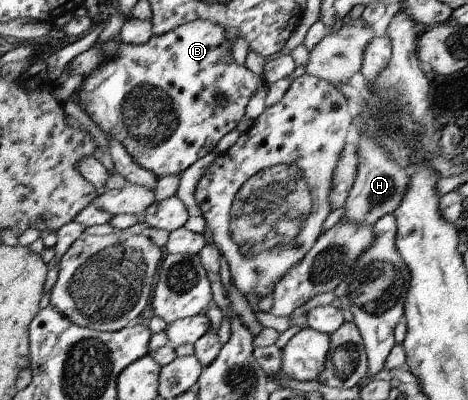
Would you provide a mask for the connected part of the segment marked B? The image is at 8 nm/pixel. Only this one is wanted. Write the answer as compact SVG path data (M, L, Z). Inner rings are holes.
M197 18L189 23L181 24L171 31L166 31L163 35L153 34L150 39L143 44L128 44L121 41L119 37L103 42L100 47L104 55L107 57L103 60L90 74L87 74L80 89L76 88L76 92L72 99L85 109L87 115L94 120L95 125L106 135L107 138L120 141L120 144L126 149L126 152L133 158L136 164L139 164L147 171L153 172L158 178L165 176L179 176L188 167L191 167L195 161L205 157L210 151L215 149L219 140L227 135L230 131L241 128L245 122L245 107L251 99L251 95L259 88L265 85L263 76L257 75L249 70L245 64L238 65L232 56L230 43L226 36L226 31L211 20ZM217 96L223 96L225 99L219 100Z

